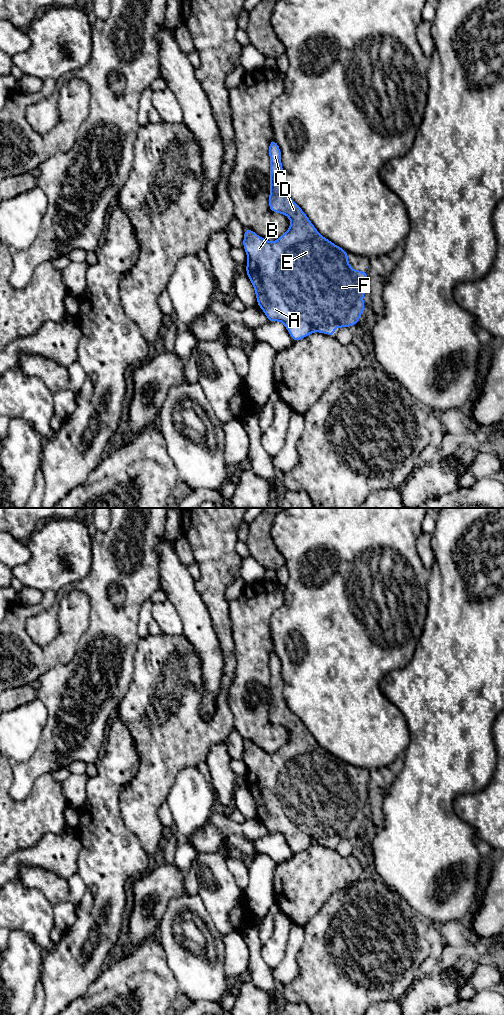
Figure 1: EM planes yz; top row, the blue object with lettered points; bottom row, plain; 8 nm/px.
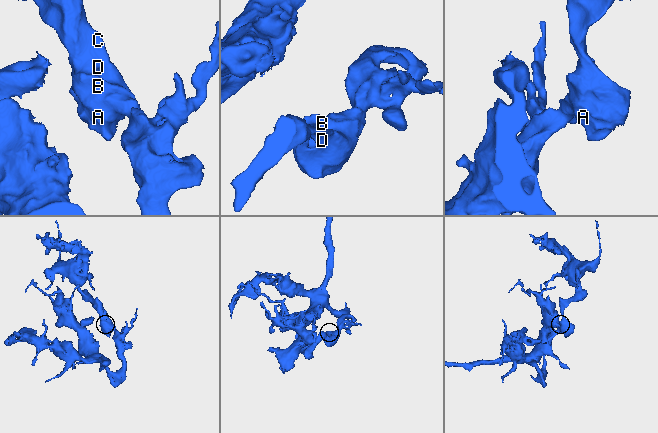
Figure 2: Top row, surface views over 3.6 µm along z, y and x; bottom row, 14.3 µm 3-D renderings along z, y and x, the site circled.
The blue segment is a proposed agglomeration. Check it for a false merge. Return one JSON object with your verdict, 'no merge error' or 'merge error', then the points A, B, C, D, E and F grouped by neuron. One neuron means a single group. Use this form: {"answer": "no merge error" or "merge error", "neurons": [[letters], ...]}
{"answer": "no merge error", "neurons": [["A", "B", "C", "D", "E", "F"]]}

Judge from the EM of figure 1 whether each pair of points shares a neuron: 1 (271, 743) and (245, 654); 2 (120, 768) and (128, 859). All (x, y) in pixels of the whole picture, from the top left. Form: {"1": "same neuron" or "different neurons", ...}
{"1": "same neuron", "2": "same neuron"}

